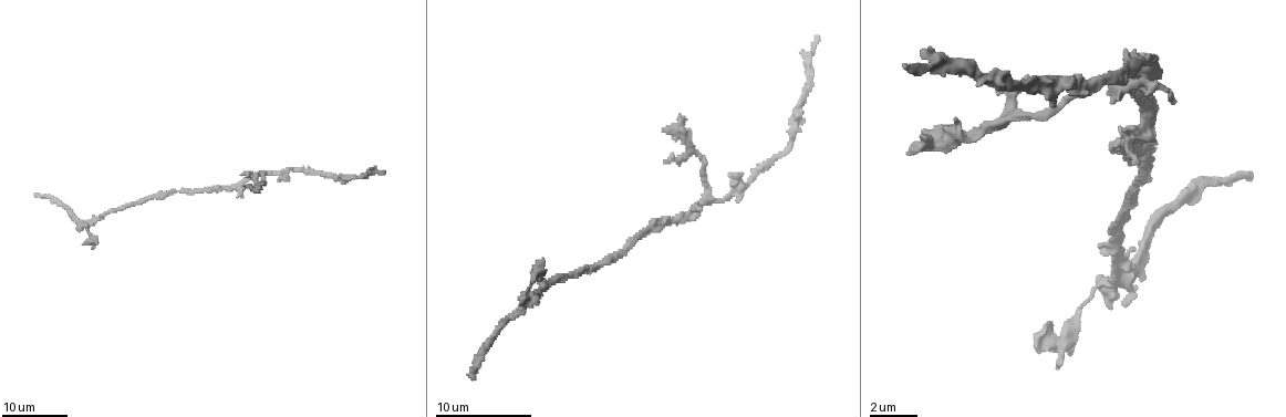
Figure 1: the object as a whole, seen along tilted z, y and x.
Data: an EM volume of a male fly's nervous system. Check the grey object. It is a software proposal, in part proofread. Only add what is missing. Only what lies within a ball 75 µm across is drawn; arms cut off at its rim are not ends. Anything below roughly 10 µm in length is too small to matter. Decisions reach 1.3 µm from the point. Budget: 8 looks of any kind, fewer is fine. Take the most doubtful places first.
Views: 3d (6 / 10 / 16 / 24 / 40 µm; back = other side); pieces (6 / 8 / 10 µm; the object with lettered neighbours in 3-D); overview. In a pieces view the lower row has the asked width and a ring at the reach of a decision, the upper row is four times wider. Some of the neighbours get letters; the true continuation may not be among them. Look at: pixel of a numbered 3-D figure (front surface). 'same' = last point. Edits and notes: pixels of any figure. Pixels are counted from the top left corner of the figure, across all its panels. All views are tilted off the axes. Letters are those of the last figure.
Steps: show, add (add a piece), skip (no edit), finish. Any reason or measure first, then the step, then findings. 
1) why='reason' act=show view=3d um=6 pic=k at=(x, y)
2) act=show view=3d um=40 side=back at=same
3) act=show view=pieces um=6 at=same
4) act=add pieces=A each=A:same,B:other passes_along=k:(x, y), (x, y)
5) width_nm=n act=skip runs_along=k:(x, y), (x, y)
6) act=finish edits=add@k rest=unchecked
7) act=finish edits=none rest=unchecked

why='long arm stops here' act=show view=3d um=16 pic=1 at=(383, 174)

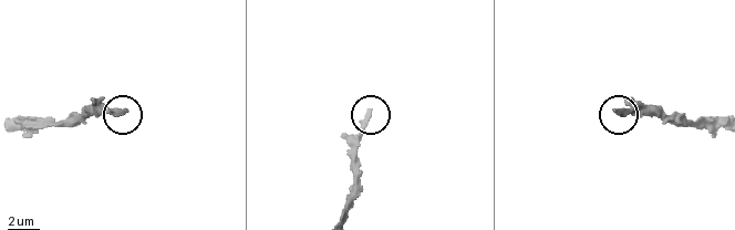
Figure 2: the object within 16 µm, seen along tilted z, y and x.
why='what lies round it' act=show view=pieces um=8 pic=2 at=(368, 110)

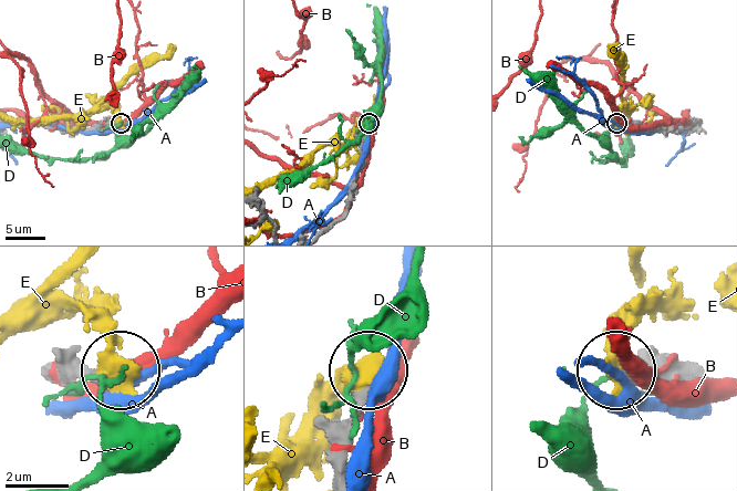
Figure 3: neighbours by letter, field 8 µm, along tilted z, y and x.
act=skip each=A:other,B:other,D:other,E:other runs_along=3:(342, 469), (364, 369) found='none of them fits'

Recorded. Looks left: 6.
why='an open end' act=show view=3d um=16 pic=1 at=(666, 163)

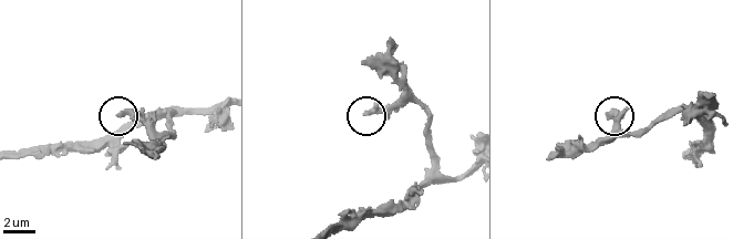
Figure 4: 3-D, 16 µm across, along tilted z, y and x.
act=show view=pieces um=8 pic=4 at=(365, 115)

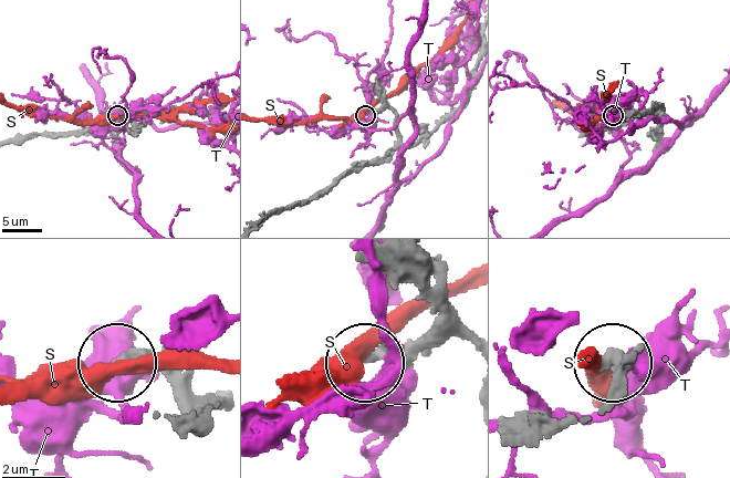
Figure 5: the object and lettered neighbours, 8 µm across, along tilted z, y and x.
act=skip each=S:other,T:other runs_along=5:(467, 340), (435, 332), (367, 361) found='none of them fits'

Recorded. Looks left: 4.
why='an open end' act=show view=3d um=24 pic=1 at=(682, 116)

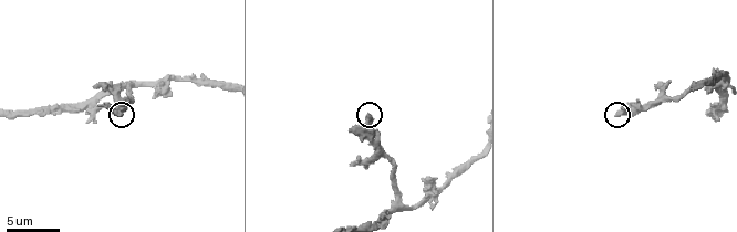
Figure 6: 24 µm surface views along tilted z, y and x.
why='what lies round it' act=show view=pieces um=6 pic=6 at=(615, 114)

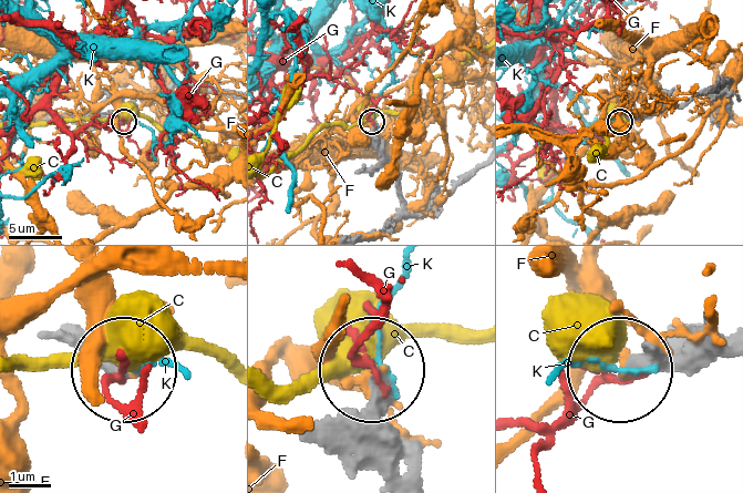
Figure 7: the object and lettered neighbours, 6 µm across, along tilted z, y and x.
act=skip each=C:other,F:other,G:other,K:other runs_along=7:(408, 471), (374, 378) found='none of them fits'

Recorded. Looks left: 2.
act=show view=3d um=16 pic=1 at=(542, 262)

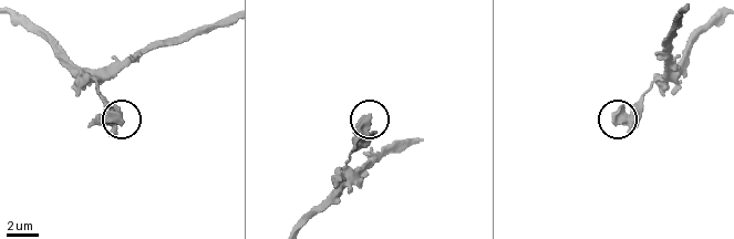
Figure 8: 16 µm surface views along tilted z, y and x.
why='what lies round it' act=show view=pieces um=6 pic=8 at=(615, 122)

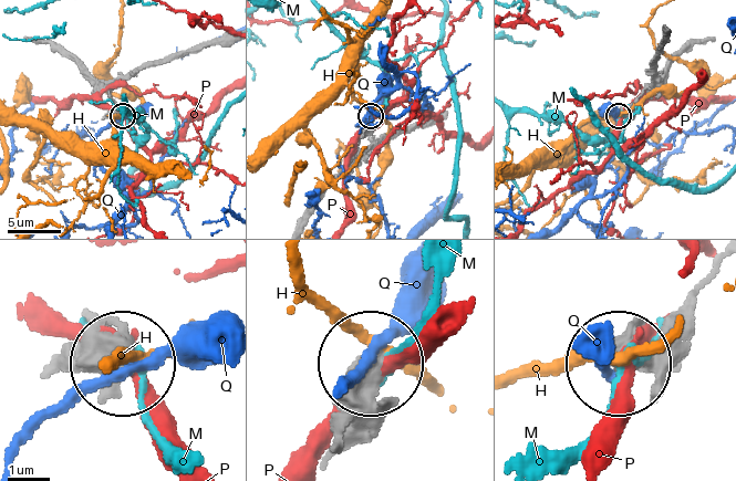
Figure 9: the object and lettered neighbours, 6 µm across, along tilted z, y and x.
act=skip each=H:other,M:other,P:other,Q:other runs_along=9:(333, 456), (365, 363) found='none of them fits'

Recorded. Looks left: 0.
act=finish edits=none rest=unchecked

